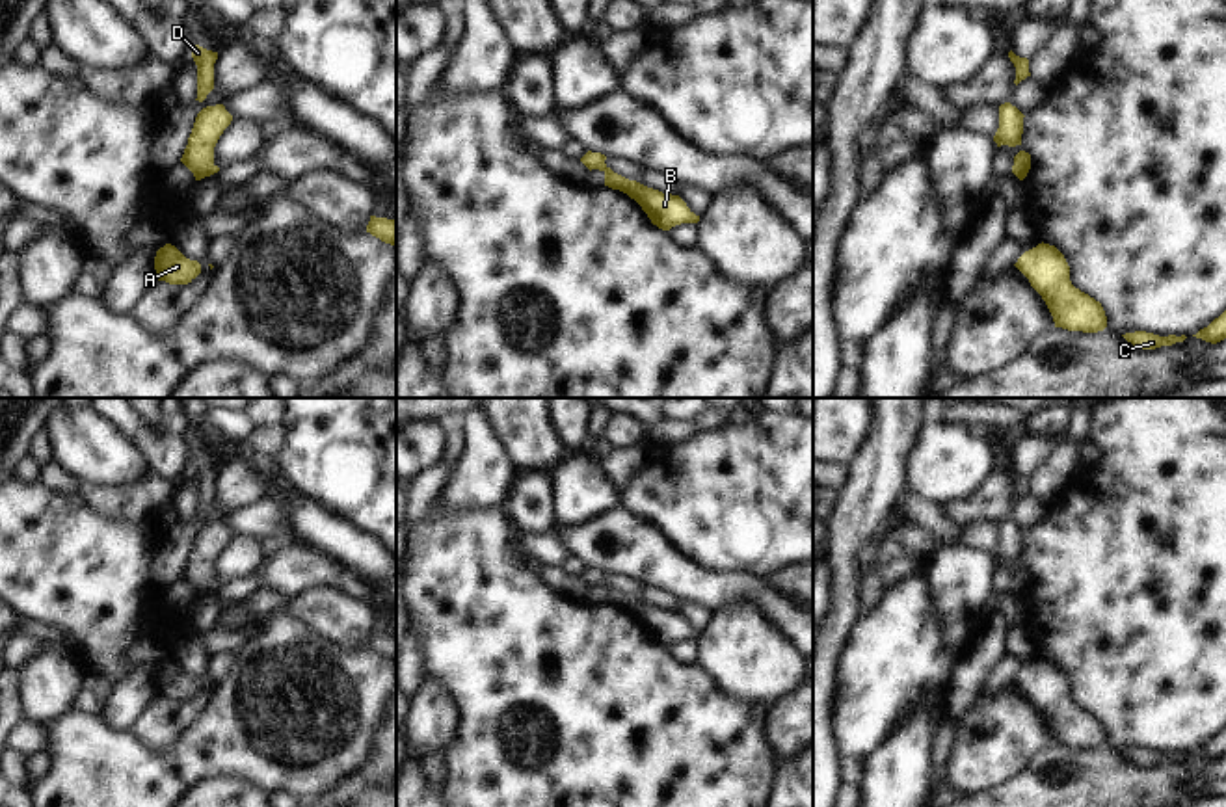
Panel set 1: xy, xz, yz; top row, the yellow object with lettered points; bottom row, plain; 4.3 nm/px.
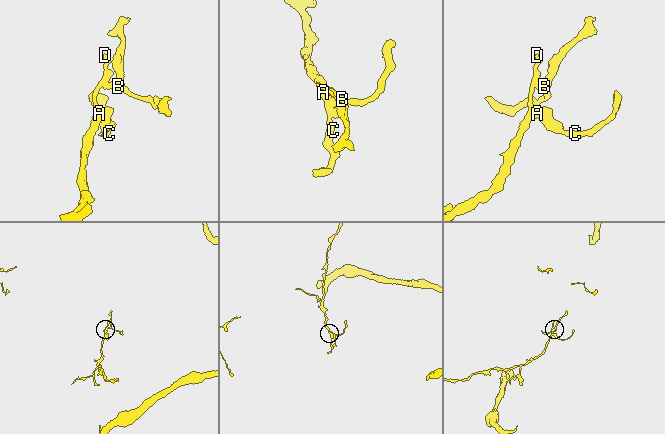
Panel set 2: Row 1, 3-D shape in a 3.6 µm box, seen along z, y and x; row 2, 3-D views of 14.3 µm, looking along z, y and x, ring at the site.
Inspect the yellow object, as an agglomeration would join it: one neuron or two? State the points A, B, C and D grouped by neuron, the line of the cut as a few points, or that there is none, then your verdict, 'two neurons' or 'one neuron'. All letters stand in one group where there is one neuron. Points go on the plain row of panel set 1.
A B C D; no cut; one neuron

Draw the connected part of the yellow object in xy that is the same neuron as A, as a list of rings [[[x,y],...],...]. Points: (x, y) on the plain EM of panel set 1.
[[[166,660],[156,668],[154,686],[158,697],[188,701],[201,690],[201,681],[186,675],[175,662]]]

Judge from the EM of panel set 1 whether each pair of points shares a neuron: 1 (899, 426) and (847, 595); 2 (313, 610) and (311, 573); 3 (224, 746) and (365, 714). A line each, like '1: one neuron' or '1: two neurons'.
1: one neuron
2: two neurons
3: one neuron

